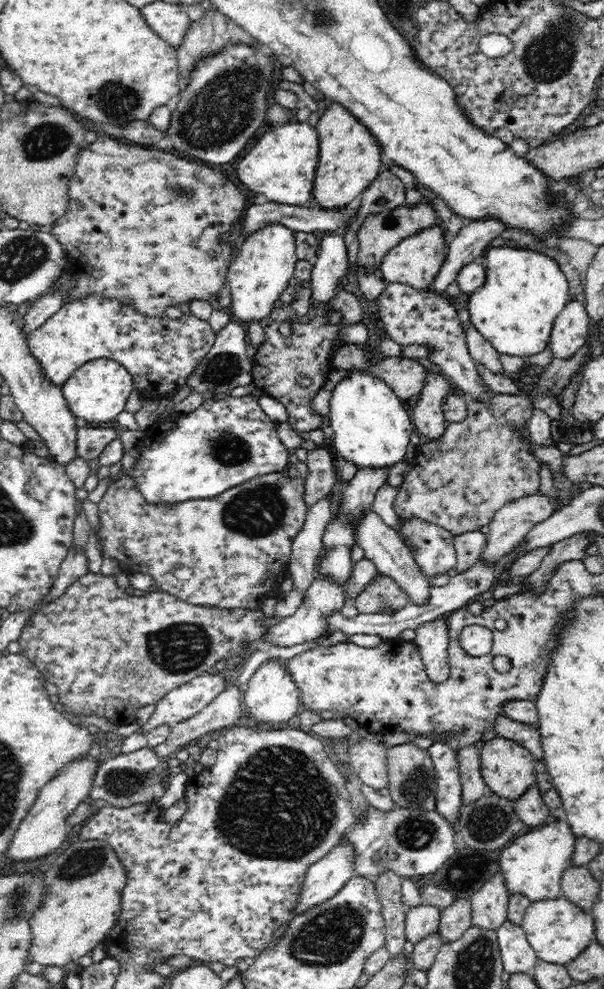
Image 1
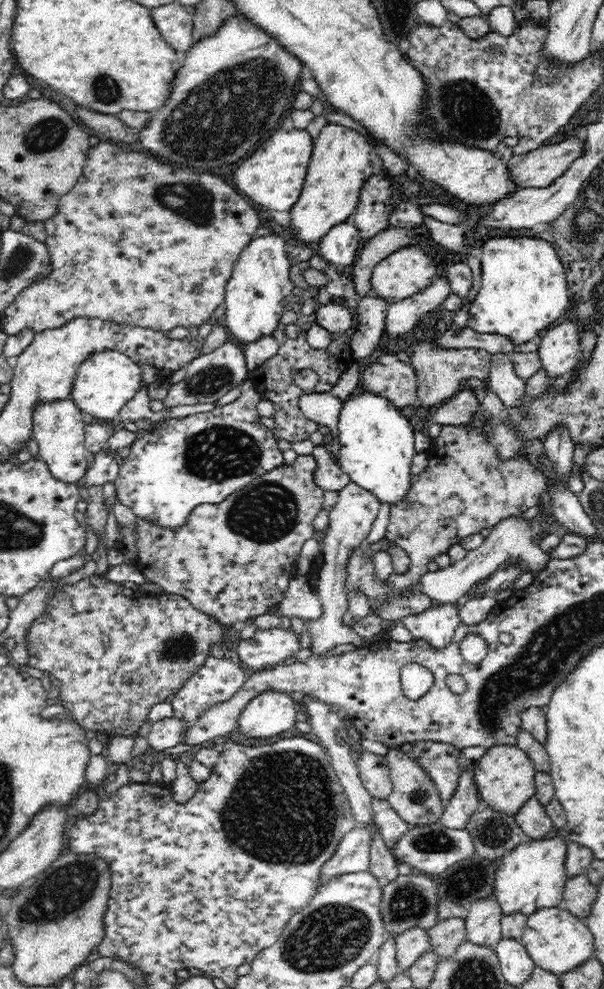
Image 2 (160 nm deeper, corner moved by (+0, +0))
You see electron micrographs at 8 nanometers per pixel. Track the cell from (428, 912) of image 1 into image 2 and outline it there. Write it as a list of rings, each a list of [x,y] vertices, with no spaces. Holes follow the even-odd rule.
[[[408,928],[406,932],[398,934],[395,938],[396,962],[400,972],[405,972],[424,954],[431,949],[427,930],[421,928]]]

